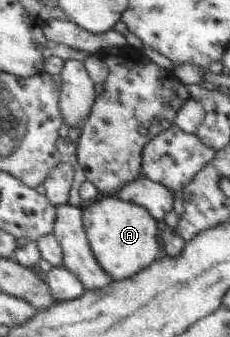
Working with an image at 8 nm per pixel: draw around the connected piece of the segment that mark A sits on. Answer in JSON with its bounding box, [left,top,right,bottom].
[83,195,161,281]

